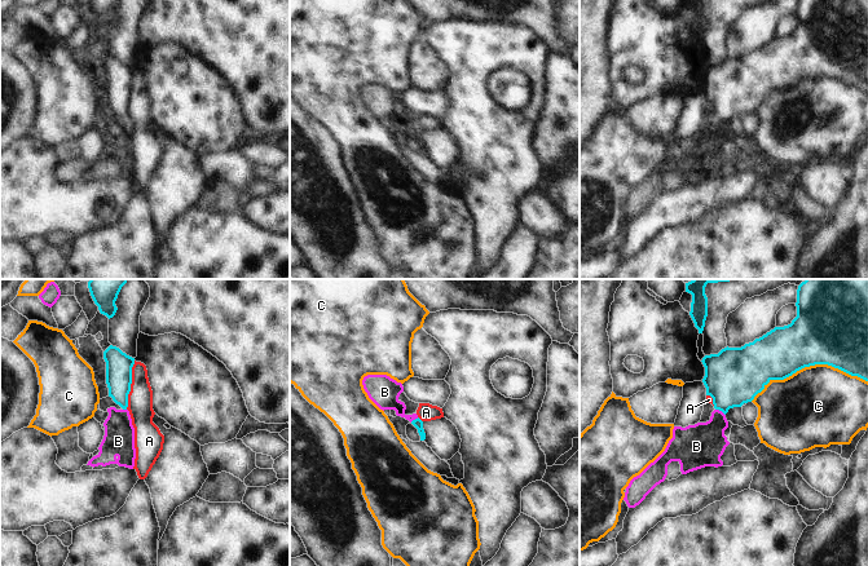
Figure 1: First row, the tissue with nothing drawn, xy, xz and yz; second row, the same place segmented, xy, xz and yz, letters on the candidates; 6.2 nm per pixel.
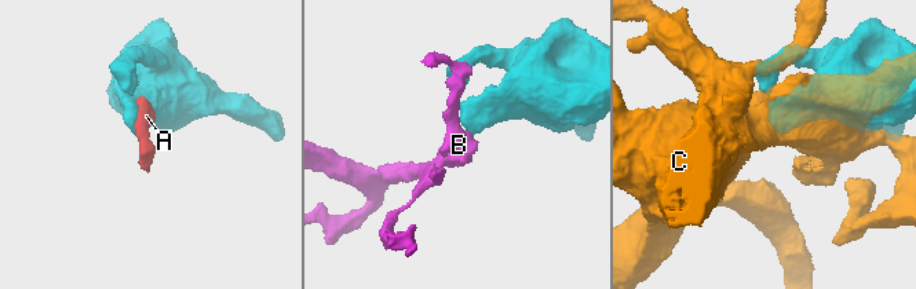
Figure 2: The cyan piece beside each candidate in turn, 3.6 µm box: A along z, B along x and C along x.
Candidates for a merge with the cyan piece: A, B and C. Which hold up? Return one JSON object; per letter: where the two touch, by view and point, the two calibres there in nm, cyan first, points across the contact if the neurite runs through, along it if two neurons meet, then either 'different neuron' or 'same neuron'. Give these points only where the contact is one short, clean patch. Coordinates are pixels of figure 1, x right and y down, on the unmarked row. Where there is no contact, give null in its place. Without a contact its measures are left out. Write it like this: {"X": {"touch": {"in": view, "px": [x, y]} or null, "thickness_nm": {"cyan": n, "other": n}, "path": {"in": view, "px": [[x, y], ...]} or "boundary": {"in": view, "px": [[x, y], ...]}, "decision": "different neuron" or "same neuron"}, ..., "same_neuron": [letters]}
{"A": {"touch": {"in": "xy", "px": [130, 96]}, "thickness_nm": {"cyan": 160, "other": 160}, "boundary": {"in": "xy", "px": [[135, 71], [128, 116], [126, 119]]}, "decision": "different neuron"}, "B": {"touch": {"in": "yz", "px": [721, 120]}, "thickness_nm": {"cyan": 360, "other": 280}, "boundary": {"in": "yz", "px": [[716, 119], [725, 125]]}, "decision": "different neuron"}, "C": {"touch": {"in": "yz", "px": [809, 76]}, "thickness_nm": {"cyan": 420, "other": 500}, "decision": "different neuron"}, "same_neuron": []}

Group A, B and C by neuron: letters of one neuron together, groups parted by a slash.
A / B / C

